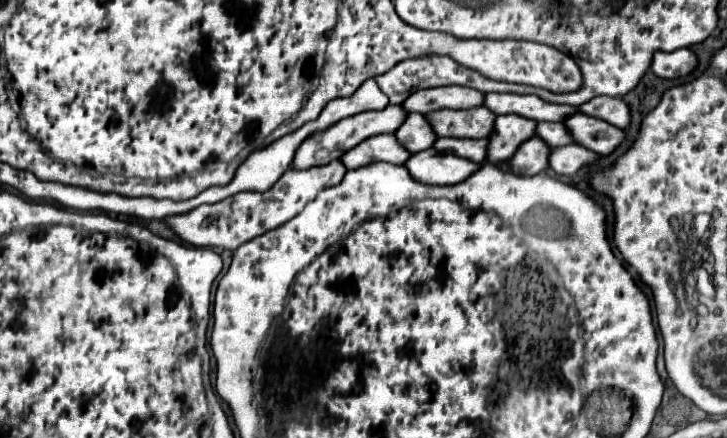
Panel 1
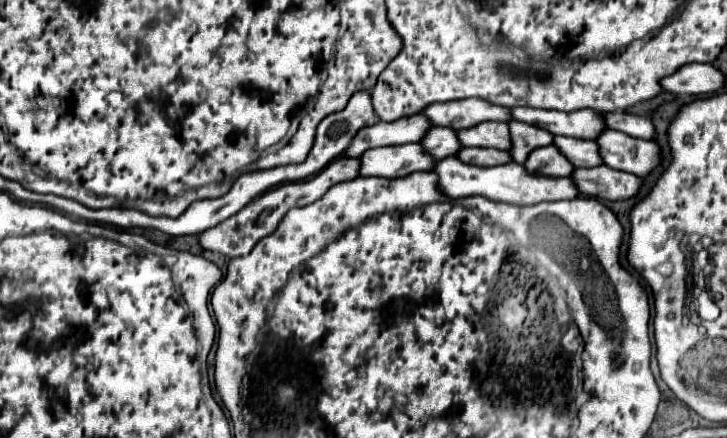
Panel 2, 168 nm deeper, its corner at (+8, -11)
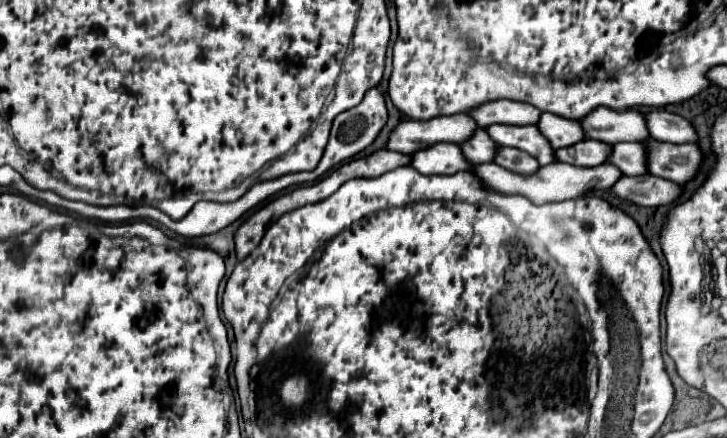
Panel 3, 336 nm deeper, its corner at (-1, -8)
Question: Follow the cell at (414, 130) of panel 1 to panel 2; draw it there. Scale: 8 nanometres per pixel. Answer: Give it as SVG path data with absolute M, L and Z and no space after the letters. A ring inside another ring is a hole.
M433 127L425 139L421 141L425 151L429 151L435 159L445 159L457 155L461 151L461 141L457 139L457 133L449 127Z

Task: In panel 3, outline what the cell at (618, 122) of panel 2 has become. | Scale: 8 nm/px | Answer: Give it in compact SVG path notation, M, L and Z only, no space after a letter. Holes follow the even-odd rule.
M654 110L654 112L644 114L644 120L646 120L646 128L654 140L672 142L672 144L696 142L696 132L694 132L692 124L678 114Z

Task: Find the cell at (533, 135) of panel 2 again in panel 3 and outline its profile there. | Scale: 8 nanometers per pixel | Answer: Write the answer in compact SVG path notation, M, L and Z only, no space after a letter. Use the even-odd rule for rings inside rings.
M544 112L536 126L538 126L540 134L550 142L550 146L554 150L576 144L576 142L580 142L584 138L580 124L574 122L574 120L566 120L562 116L554 116L554 114Z

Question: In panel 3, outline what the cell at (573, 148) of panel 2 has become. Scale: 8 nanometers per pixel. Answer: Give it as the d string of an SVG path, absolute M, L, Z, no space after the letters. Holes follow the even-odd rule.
M618 142L612 144L612 152L606 162L614 164L622 174L638 176L638 174L646 174L644 160L646 158L638 142Z

